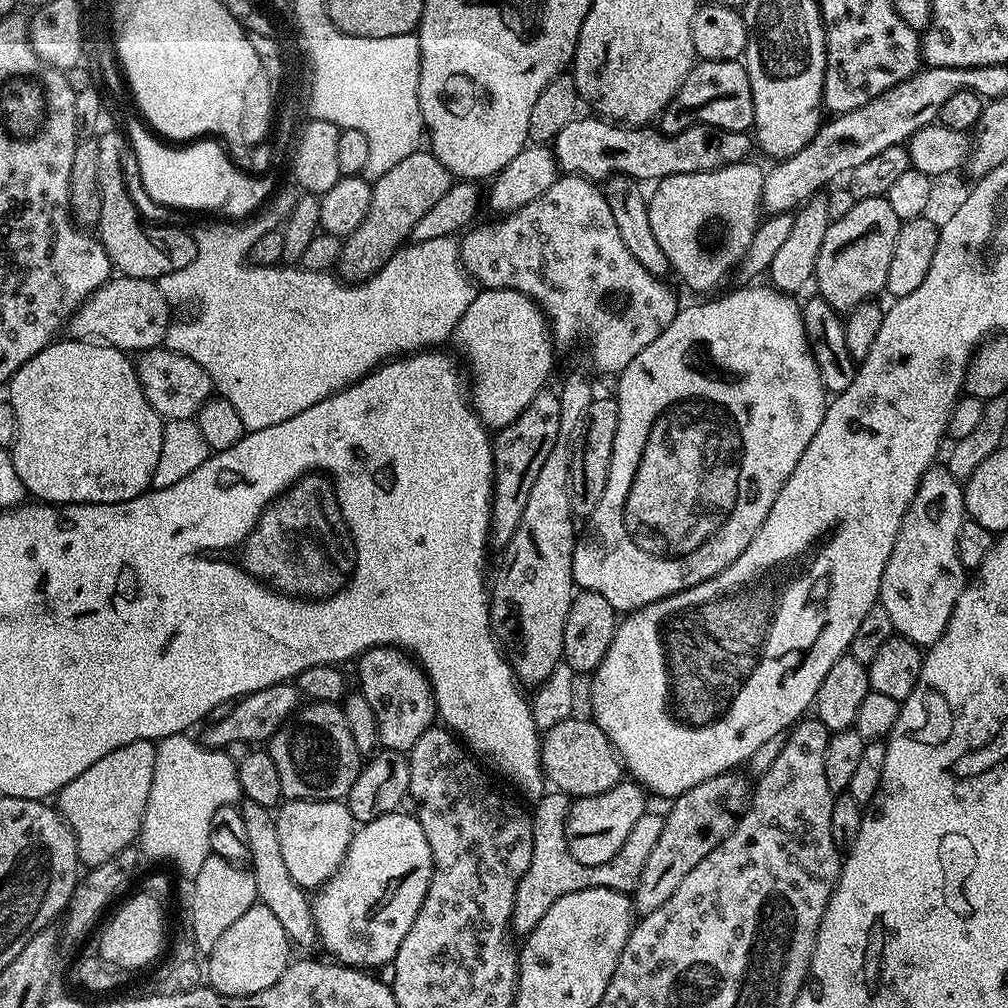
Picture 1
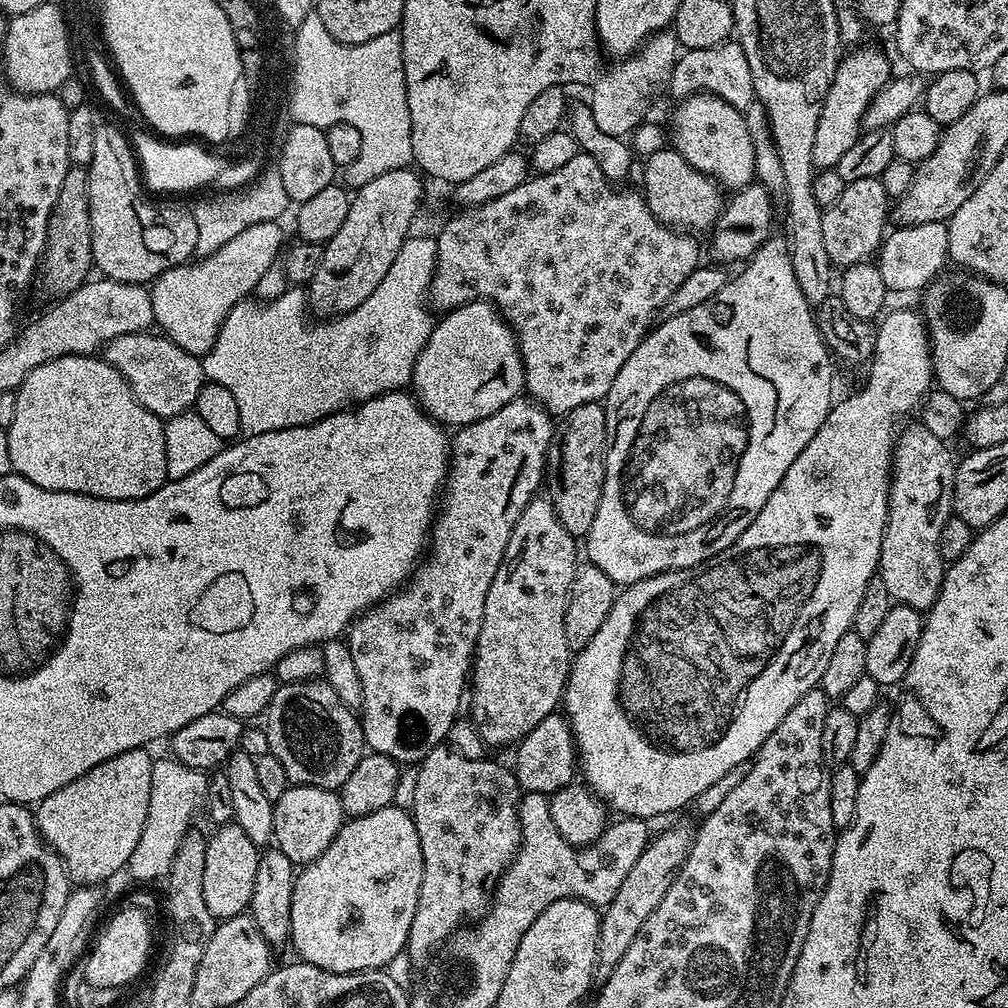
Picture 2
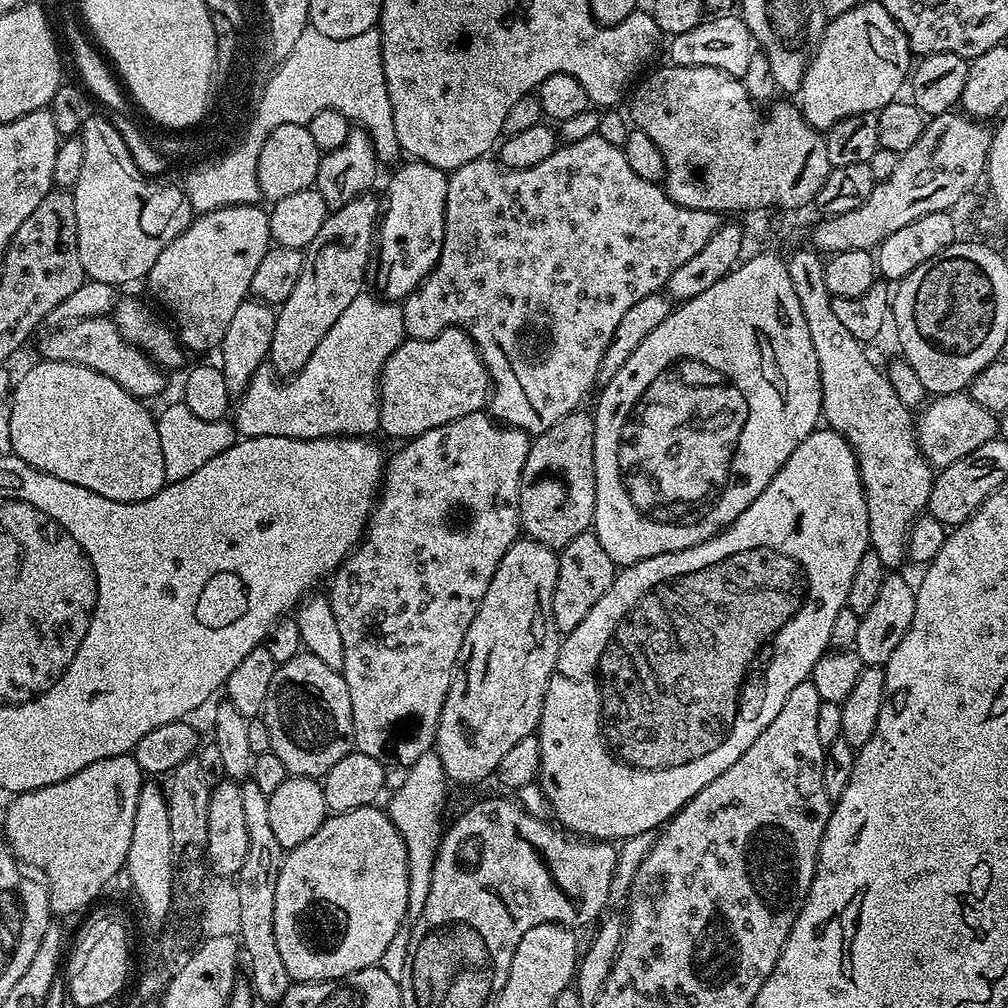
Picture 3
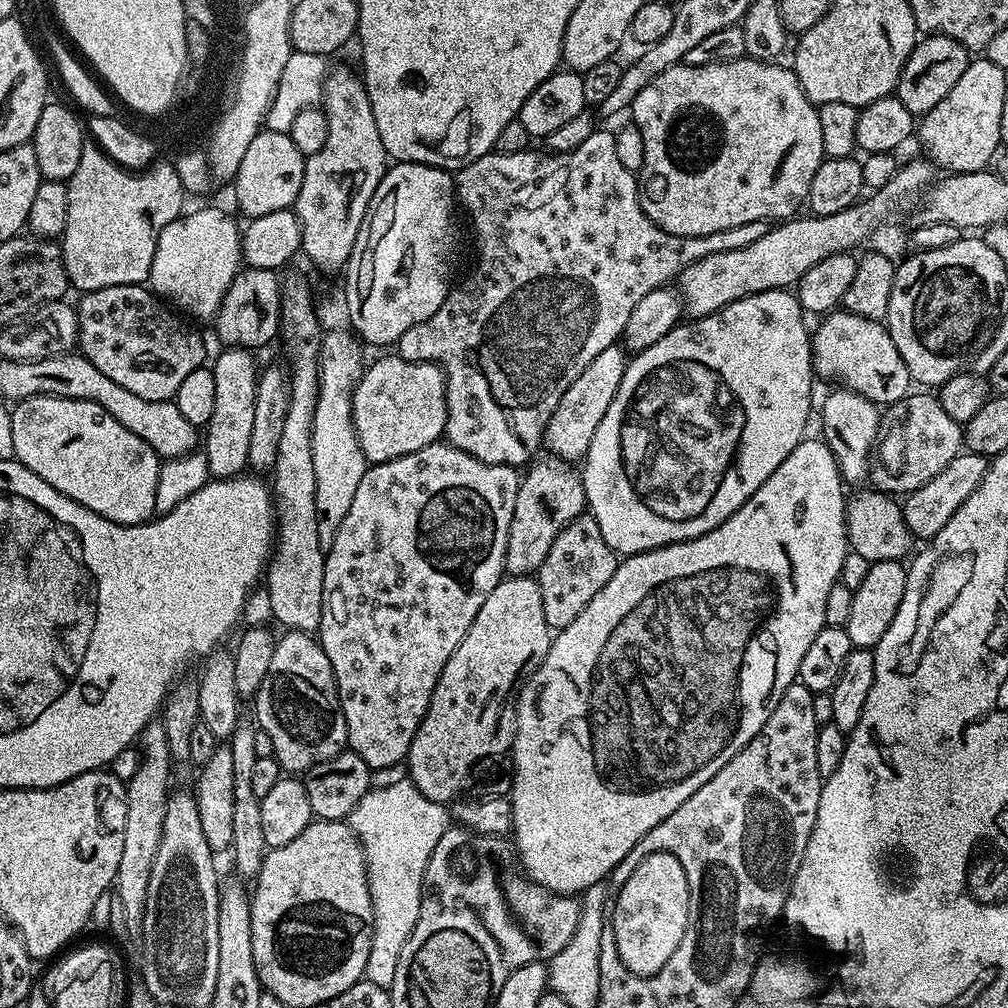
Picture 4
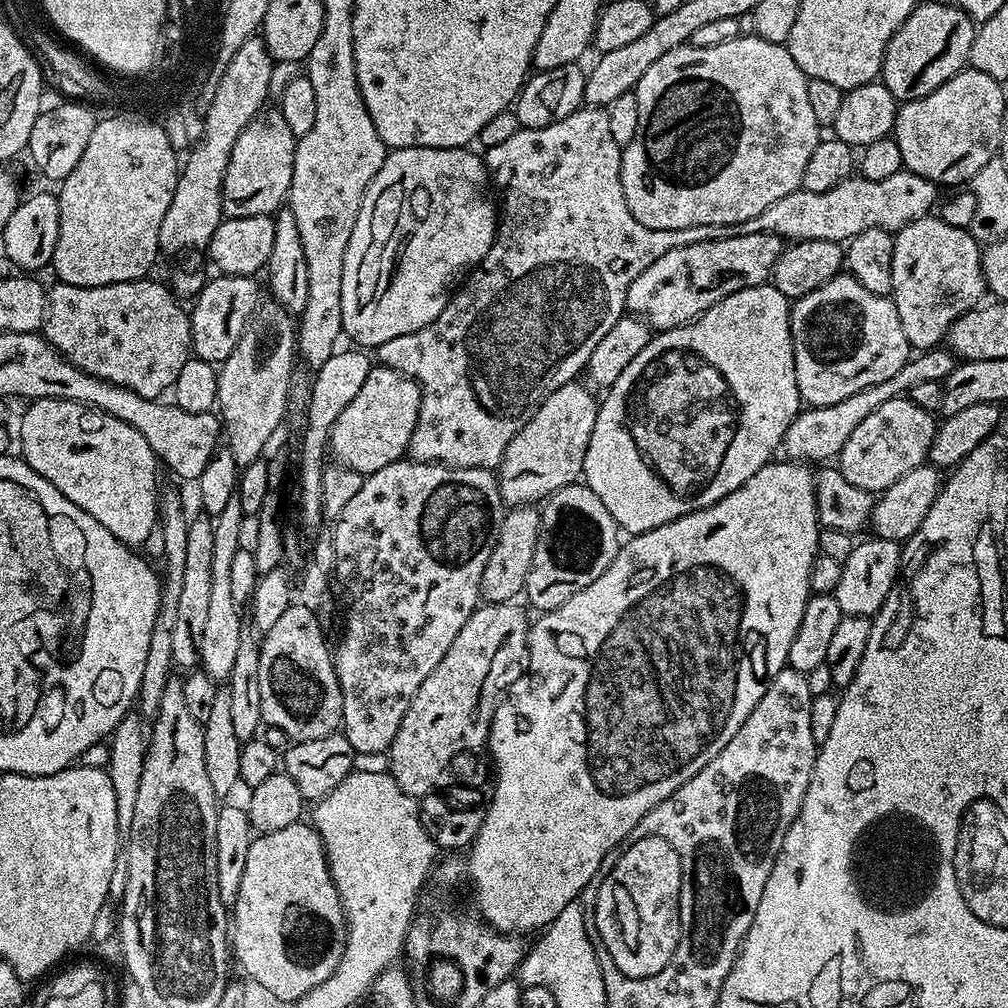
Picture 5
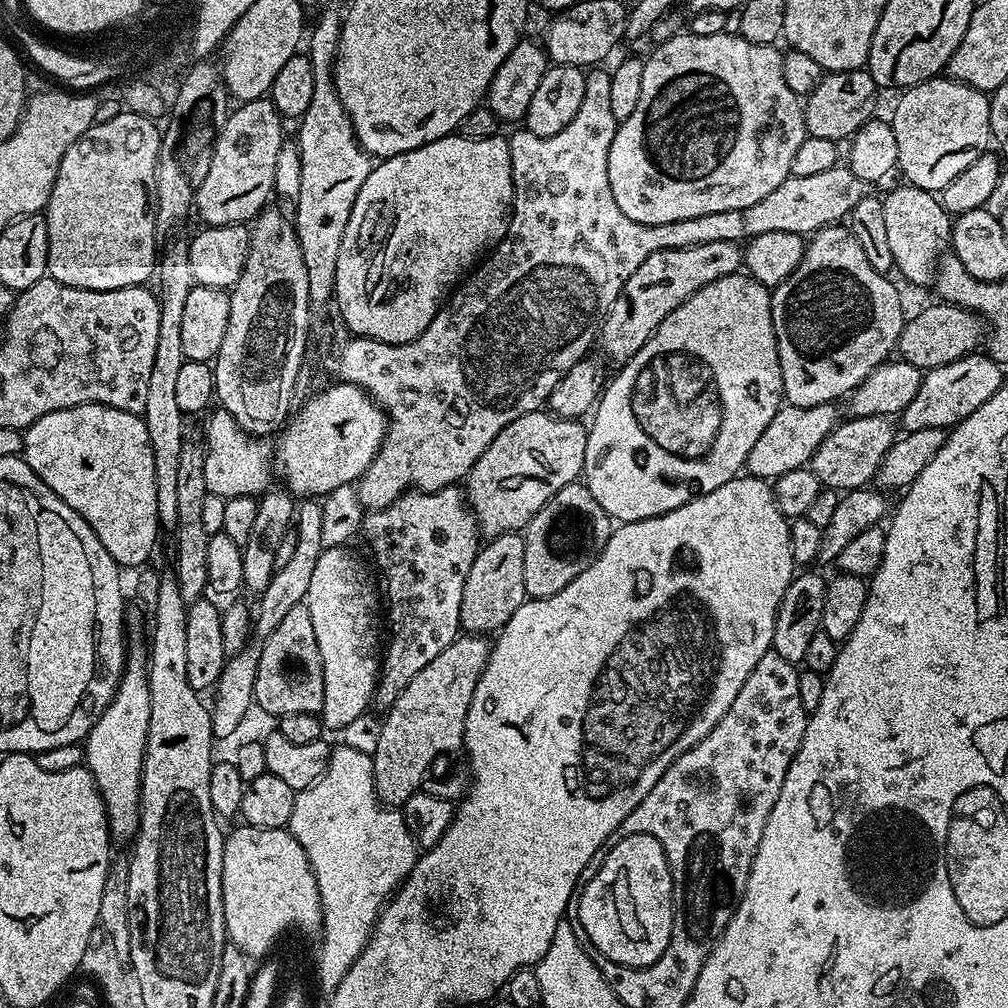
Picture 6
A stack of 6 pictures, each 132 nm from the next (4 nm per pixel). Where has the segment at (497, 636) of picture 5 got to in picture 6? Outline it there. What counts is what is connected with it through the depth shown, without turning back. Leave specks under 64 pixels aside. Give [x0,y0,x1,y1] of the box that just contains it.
[370,634,490,809]

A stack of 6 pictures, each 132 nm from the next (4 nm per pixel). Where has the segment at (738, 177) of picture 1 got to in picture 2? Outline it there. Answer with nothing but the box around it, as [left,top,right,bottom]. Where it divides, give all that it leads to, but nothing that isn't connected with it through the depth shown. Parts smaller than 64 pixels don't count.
[642,146,726,234]

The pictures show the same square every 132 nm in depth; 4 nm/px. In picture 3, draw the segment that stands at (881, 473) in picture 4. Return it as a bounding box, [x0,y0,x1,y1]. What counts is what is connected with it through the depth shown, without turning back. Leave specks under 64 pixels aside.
[914,392,998,470]

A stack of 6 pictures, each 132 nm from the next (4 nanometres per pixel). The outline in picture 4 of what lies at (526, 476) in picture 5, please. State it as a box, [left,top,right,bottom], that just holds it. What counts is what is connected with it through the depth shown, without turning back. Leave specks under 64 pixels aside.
[543,343,629,461]

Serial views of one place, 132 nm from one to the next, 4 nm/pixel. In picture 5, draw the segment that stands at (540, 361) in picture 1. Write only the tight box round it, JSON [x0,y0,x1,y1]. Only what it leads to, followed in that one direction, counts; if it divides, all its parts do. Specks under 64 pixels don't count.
[330,366,420,474]

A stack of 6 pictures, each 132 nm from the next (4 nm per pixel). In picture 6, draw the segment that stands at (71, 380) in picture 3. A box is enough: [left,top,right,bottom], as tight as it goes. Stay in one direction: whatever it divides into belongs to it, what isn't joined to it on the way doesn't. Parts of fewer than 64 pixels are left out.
[22,404,162,570]

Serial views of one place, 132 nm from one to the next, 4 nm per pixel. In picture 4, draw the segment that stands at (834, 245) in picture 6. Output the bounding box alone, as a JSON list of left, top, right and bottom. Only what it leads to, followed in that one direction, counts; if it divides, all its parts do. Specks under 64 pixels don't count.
[810,310,913,406]

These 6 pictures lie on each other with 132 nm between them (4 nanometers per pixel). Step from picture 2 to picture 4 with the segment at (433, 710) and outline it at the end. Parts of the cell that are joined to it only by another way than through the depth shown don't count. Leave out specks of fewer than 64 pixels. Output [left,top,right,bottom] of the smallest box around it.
[318,442,518,770]

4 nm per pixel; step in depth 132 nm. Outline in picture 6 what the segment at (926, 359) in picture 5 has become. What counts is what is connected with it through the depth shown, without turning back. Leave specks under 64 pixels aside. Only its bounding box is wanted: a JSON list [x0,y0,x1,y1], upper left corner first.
[744,403,838,481]

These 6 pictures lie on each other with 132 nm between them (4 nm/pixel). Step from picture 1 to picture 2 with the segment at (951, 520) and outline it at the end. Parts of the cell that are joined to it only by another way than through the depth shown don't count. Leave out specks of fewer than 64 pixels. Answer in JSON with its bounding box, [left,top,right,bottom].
[878,422,957,610]

